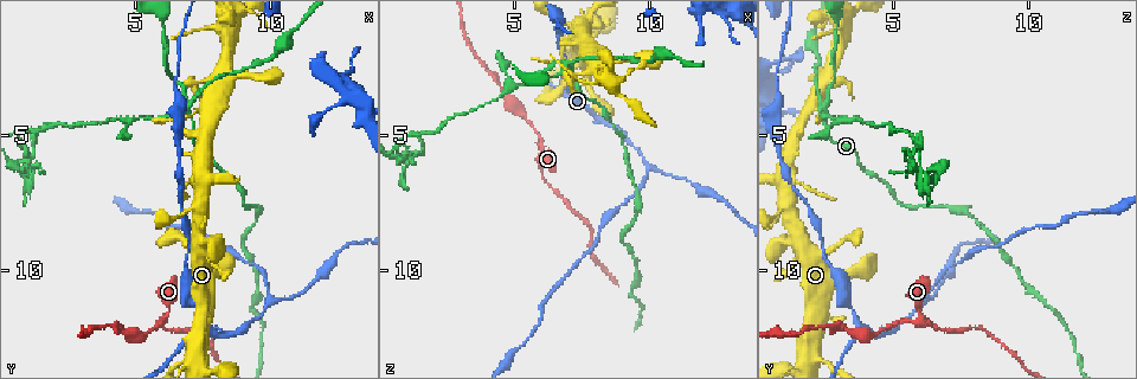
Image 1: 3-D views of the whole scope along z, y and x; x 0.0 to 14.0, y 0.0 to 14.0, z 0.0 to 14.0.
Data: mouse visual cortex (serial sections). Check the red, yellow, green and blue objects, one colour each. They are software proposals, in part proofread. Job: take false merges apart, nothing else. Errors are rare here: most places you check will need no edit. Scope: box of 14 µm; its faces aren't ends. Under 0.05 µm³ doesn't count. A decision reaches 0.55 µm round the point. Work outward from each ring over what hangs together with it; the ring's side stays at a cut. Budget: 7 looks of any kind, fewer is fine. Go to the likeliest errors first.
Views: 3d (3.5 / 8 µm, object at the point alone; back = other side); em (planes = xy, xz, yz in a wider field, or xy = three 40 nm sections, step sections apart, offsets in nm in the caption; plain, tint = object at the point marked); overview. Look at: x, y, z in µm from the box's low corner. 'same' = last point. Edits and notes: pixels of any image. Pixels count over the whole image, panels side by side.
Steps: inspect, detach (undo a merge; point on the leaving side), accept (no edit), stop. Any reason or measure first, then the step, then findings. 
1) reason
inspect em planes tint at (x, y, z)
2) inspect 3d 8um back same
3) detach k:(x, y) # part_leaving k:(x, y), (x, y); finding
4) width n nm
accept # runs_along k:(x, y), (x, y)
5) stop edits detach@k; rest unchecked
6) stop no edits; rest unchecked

four arms meet
inspect 3d 3.5um at (7.0, 4.2, 2.5)

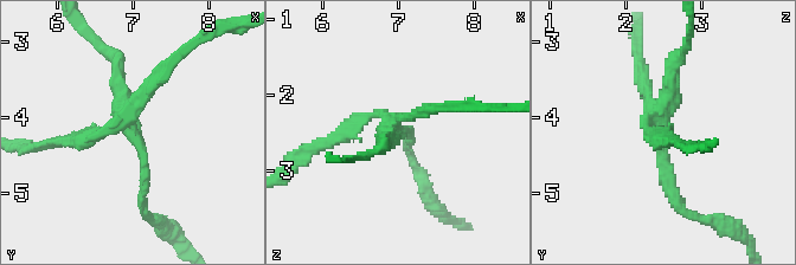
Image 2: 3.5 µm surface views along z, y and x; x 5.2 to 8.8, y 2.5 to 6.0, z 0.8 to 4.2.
arms 4; arm_widths 150, 150, 200, 200 nm
inspect em xy step 2 tint at (7.00, 4.10, 2.45)

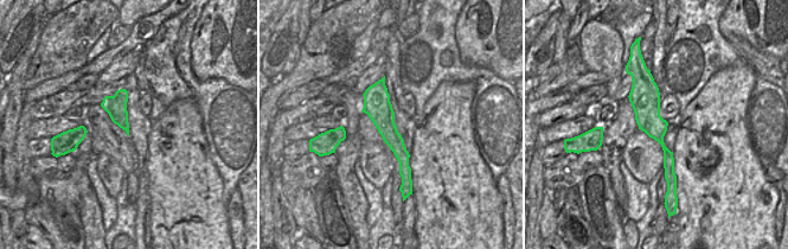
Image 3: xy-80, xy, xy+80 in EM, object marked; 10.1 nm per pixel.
cut it another way
inspect em planes tint same

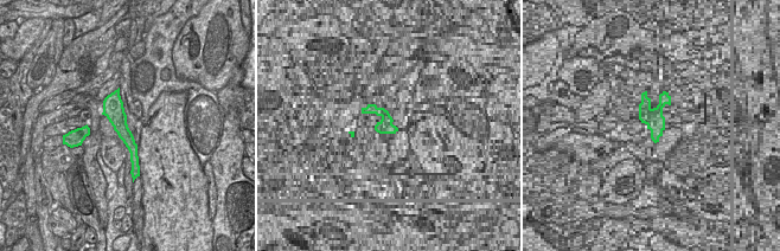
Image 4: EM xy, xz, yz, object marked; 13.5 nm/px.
detach 2:(83, 140) # part_leaving 2:(127, 117), (91, 140), (33, 147); a second cell is stuck on

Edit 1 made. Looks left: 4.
inspect overview

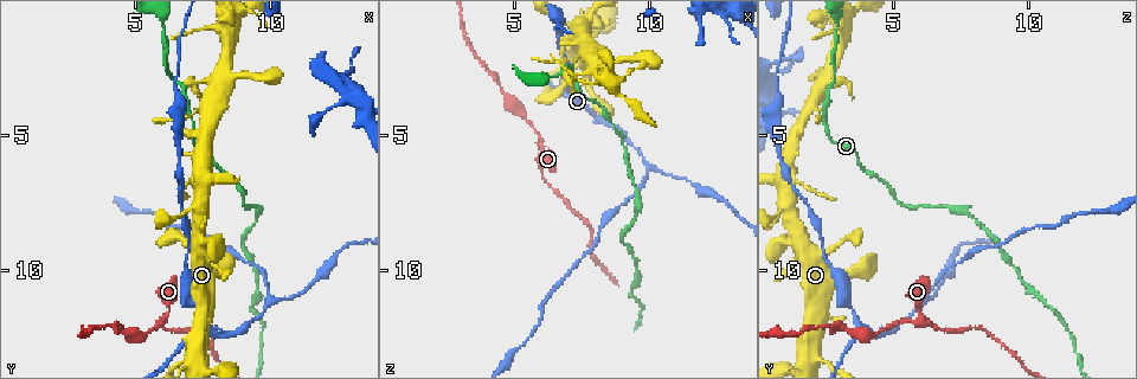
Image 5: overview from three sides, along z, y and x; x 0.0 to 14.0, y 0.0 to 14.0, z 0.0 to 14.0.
branch point
inspect 3d 3.5um at (9.9, 11.2, 6.0)

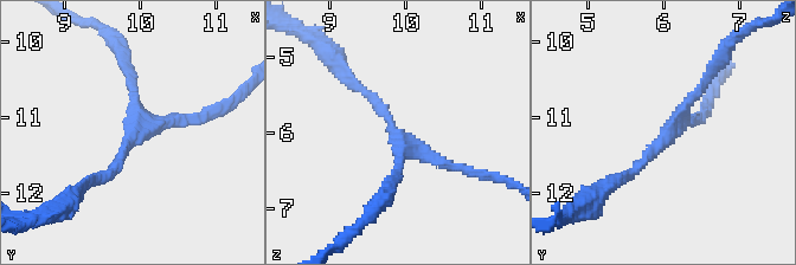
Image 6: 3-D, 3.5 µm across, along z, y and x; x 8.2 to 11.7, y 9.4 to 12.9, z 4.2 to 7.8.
need the tissue
inspect em xy step 1 tint at (9.95, 11.20, 6.05)

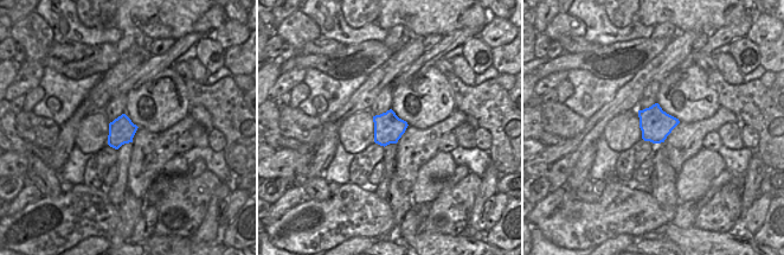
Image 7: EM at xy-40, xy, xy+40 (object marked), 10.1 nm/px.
inspect em xy step 3 tint same

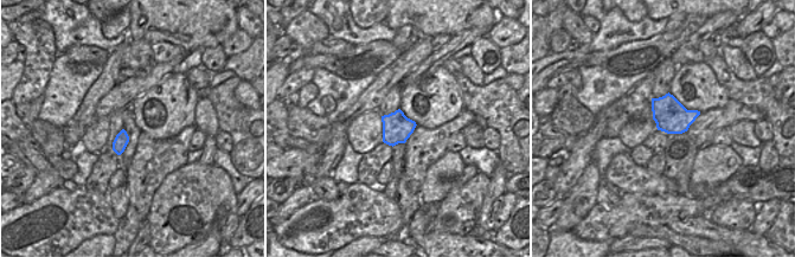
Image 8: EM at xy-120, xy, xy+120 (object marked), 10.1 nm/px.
accept # all the same cell

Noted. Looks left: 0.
stop edits detach@2; rest unchecked

